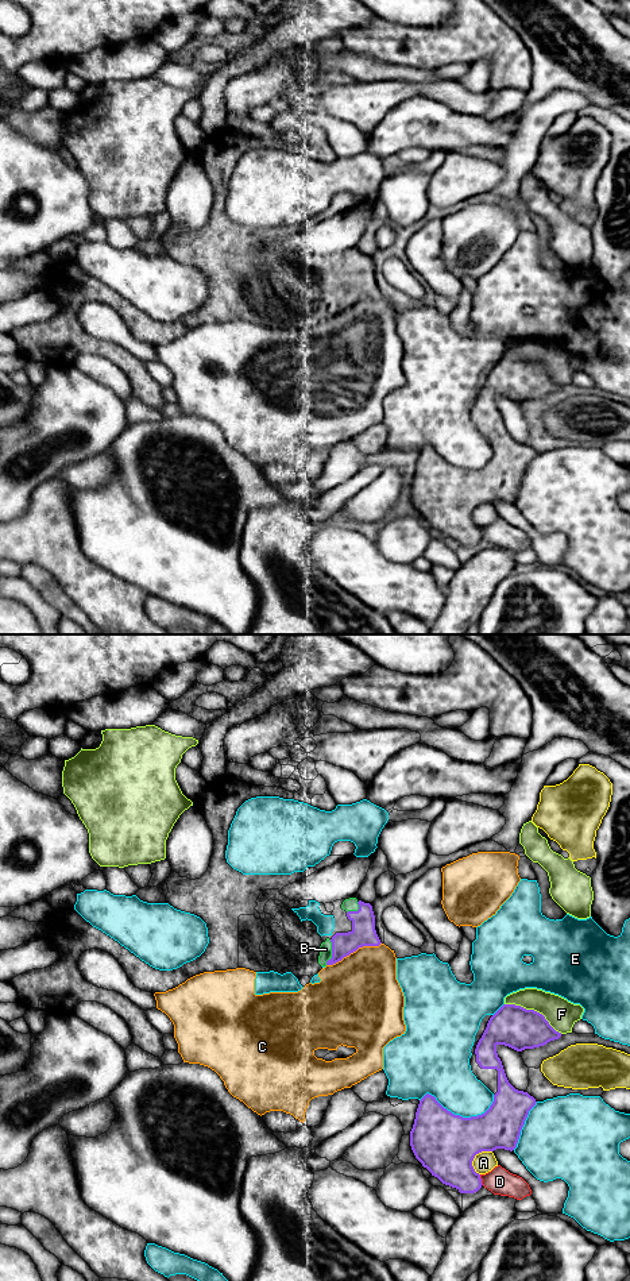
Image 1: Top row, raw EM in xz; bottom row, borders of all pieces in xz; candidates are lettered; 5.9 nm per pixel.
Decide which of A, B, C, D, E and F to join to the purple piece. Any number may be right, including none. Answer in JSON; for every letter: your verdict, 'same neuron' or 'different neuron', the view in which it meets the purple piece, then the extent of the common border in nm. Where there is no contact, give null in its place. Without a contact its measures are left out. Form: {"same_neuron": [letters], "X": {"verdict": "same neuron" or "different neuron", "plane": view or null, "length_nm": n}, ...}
{"same_neuron": ["B"], "A": {"verdict": "different neuron", "plane": "xz", "length_nm": 170}, "B": {"verdict": "same neuron", "plane": "xz", "length_nm": 160}, "C": {"verdict": "different neuron", "plane": "xz", "length_nm": 360}, "D": {"verdict": "different neuron", "plane": "xz", "length_nm": 70}, "E": {"verdict": "different neuron", "plane": "xz", "length_nm": 440}, "F": {"verdict": "different neuron", "plane": "xz", "length_nm": 380}}

